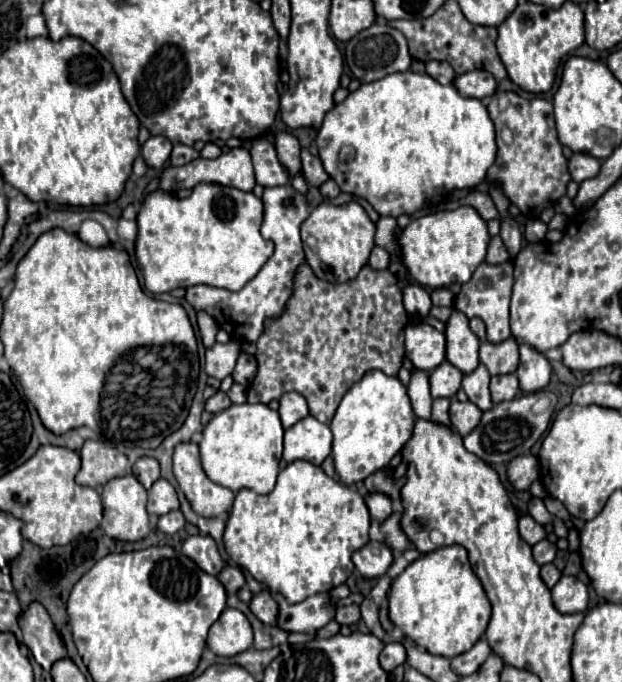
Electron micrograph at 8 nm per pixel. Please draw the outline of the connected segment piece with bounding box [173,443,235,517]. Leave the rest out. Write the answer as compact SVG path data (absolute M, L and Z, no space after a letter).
M181 443L173 453L173 473L179 489L191 503L197 515L219 517L233 505L235 493L227 487L213 483L199 461L199 447L195 443Z

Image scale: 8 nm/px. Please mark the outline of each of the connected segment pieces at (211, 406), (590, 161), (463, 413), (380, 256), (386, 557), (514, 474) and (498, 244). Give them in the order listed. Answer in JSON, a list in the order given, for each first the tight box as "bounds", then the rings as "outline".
[{"bounds":[205,391,231,413],"outline":[[[217,391],[213,397],[207,399],[207,403],[205,403],[205,411],[209,411],[209,413],[219,413],[219,411],[227,409],[229,405],[231,405],[231,399],[227,397],[227,393]]]},{"bounds":[569,153,601,183],"outline":[[[577,153],[569,159],[569,173],[575,183],[583,183],[585,179],[593,179],[593,175],[597,175],[599,169],[601,169],[601,161],[593,159],[591,155]]]},{"bounds":[449,399,481,437],"outline":[[[451,399],[451,407],[449,407],[449,417],[451,417],[451,425],[457,433],[461,433],[461,437],[469,435],[469,431],[473,431],[473,427],[477,427],[477,423],[481,421],[481,409],[467,401],[461,403],[457,399]]]},{"bounds":[369,247,391,269],"outline":[[[373,247],[371,251],[371,257],[369,257],[369,265],[373,269],[387,269],[389,267],[389,261],[391,261],[391,255],[387,249],[383,247]]]},{"bounds":[353,541,393,579],"outline":[[[369,541],[363,549],[353,553],[353,563],[363,577],[375,579],[387,573],[393,563],[393,553],[385,543]]]},{"bounds":[507,455,539,489],"outline":[[[519,455],[517,459],[511,459],[507,465],[507,477],[515,489],[529,489],[539,477],[539,459],[535,455]]]},{"bounds":[485,237,509,265],"outline":[[[493,237],[493,239],[491,239],[485,261],[487,261],[487,263],[491,263],[491,265],[499,265],[499,263],[509,261],[509,253],[507,253],[507,249],[505,249],[505,245],[503,245],[501,237]]]}]

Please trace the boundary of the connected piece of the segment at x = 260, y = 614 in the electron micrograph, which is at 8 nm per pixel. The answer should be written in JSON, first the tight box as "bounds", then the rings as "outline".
{"bounds":[249,589,279,625],"outline":[[[267,589],[259,591],[251,601],[249,601],[249,609],[251,613],[263,621],[265,625],[275,625],[277,623],[277,613],[279,613],[279,607],[275,603],[275,599],[271,599],[271,593]]]}

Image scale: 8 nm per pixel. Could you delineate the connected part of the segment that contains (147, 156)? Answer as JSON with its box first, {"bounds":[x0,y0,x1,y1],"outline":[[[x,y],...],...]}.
{"bounds":[141,135,173,169],"outline":[[[161,135],[149,137],[149,139],[145,141],[145,145],[141,147],[141,155],[143,155],[143,159],[147,161],[149,167],[161,169],[161,167],[167,163],[169,155],[171,155],[171,147],[173,147],[173,145],[169,143],[169,139],[165,139],[165,137],[161,137]]]}

